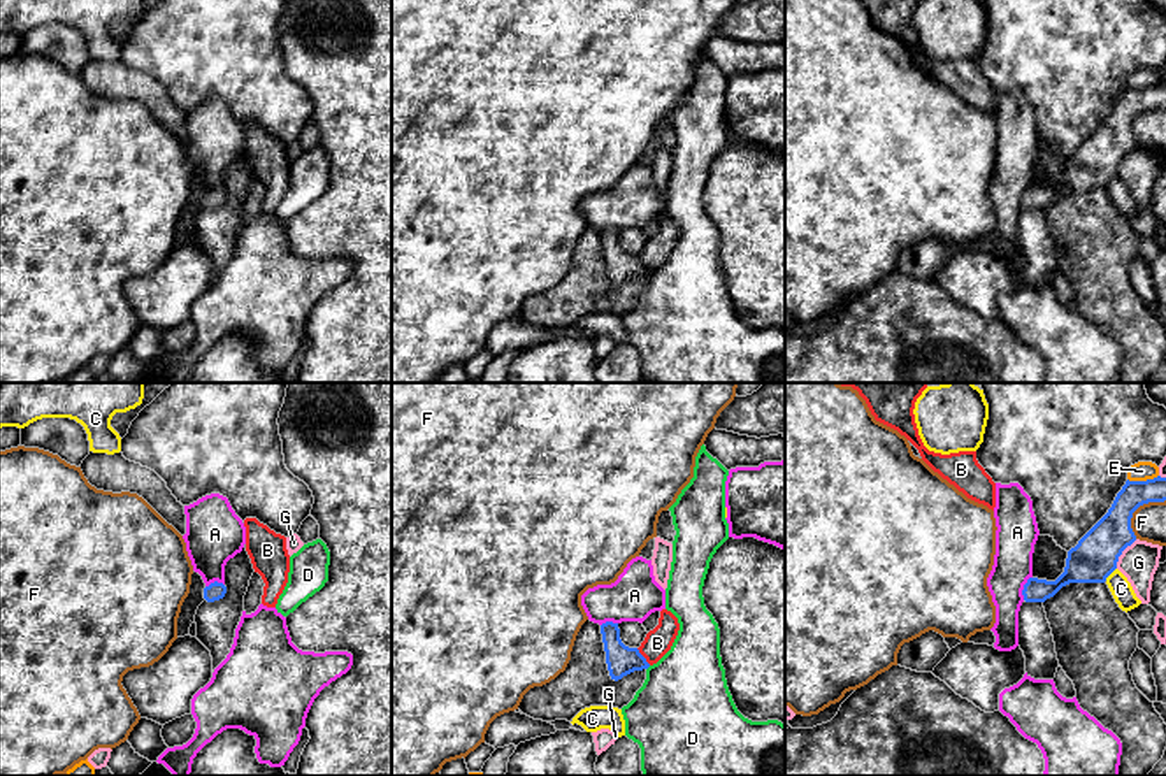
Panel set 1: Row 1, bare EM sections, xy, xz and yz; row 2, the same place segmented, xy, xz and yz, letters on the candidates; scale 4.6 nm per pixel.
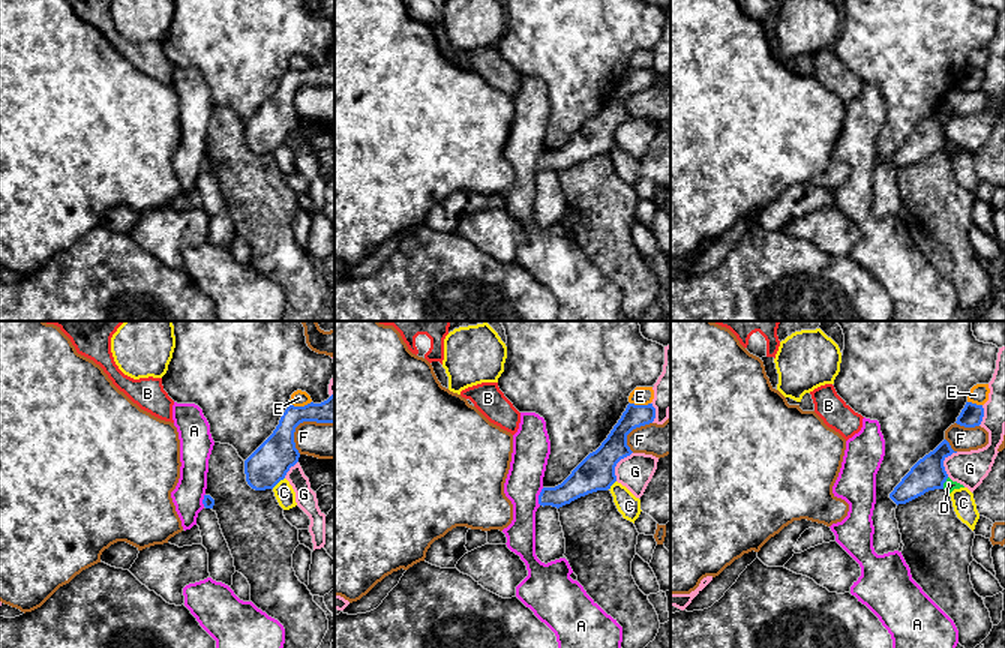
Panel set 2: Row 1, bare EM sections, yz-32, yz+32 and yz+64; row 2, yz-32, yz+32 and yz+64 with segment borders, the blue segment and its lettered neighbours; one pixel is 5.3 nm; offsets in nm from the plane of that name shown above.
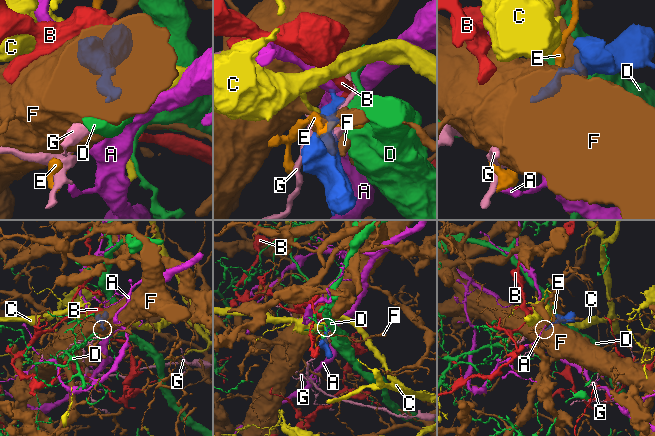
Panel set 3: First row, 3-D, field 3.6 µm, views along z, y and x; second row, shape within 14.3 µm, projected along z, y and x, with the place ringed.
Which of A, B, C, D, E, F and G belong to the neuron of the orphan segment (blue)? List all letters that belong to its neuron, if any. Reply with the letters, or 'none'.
B

